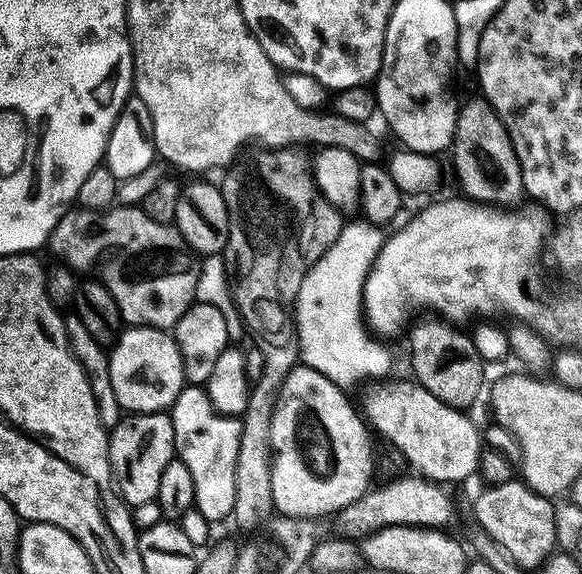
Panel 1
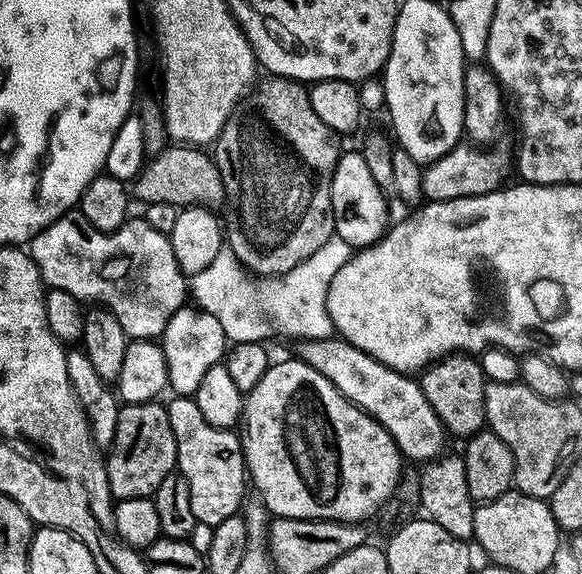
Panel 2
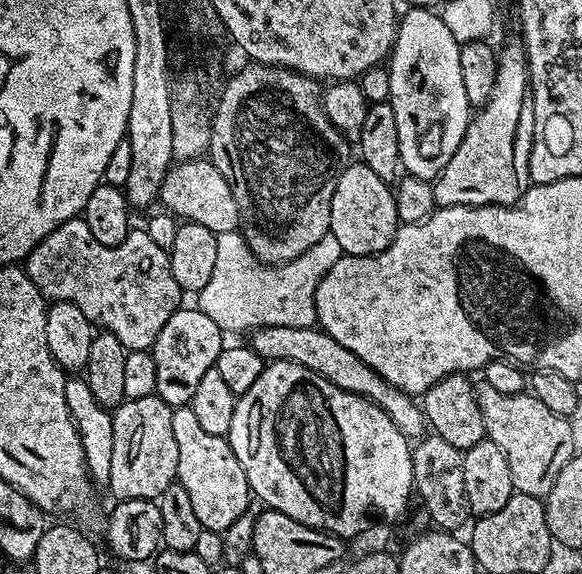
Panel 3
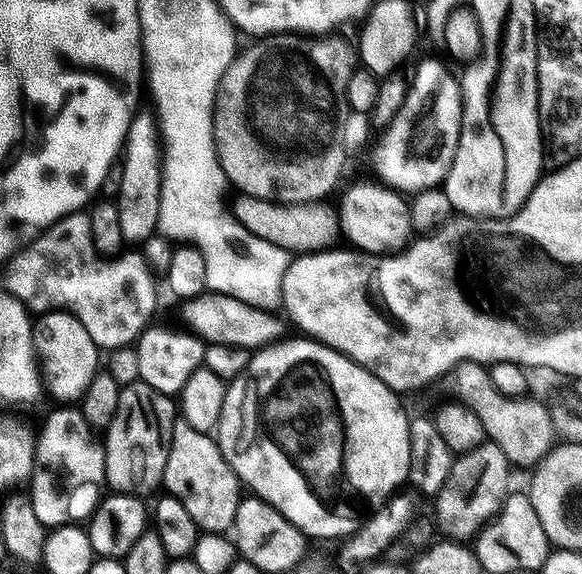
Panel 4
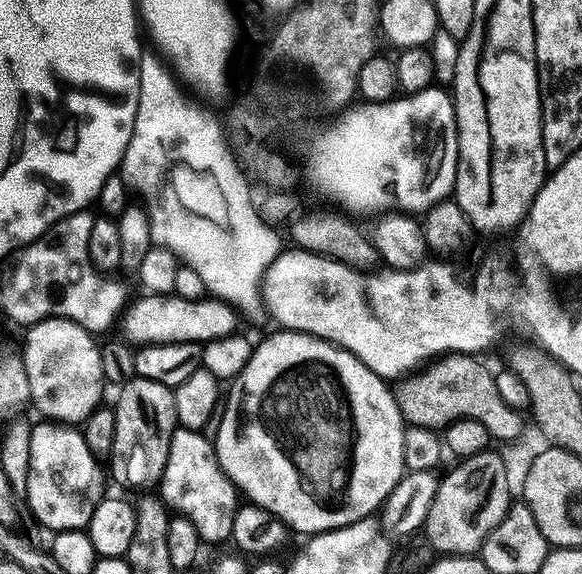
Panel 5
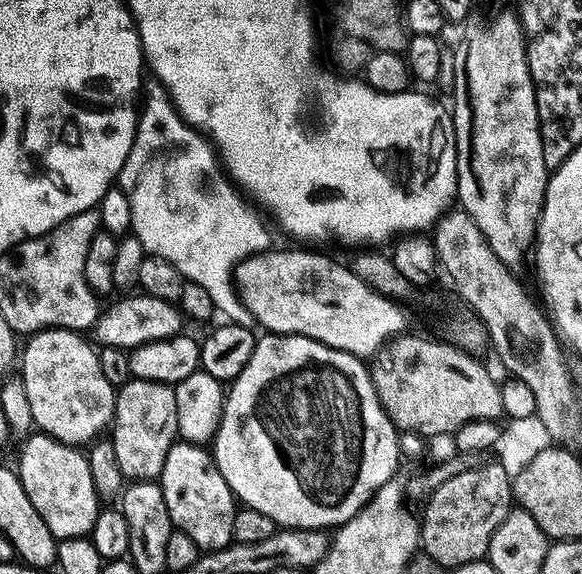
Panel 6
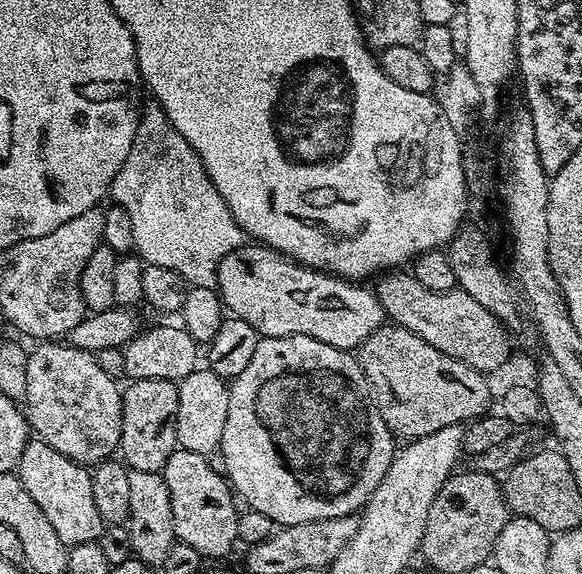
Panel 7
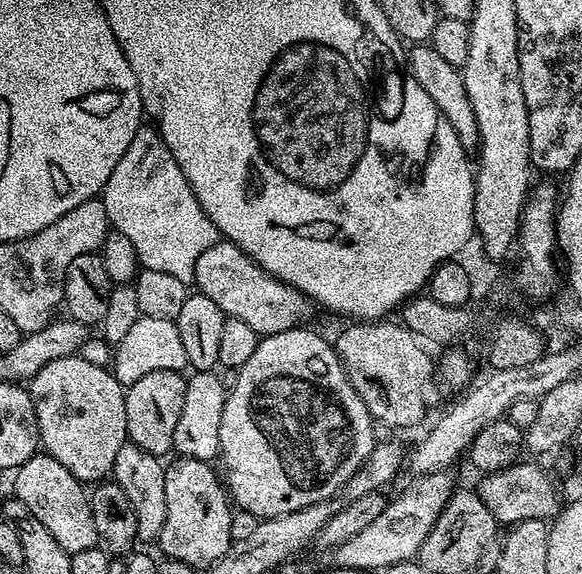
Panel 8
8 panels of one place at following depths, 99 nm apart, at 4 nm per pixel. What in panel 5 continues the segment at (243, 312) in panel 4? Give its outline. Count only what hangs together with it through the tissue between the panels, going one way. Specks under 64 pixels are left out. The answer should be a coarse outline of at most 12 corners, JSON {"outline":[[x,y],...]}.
{"outline":[[144,294],[123,317],[133,345],[198,344],[237,331],[217,298]]}

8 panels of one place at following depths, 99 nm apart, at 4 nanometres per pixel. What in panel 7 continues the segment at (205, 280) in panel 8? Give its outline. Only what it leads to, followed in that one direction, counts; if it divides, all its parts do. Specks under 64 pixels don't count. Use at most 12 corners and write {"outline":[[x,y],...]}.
{"outline":[[259,242],[215,289],[265,336],[359,349],[385,323],[375,291]]}

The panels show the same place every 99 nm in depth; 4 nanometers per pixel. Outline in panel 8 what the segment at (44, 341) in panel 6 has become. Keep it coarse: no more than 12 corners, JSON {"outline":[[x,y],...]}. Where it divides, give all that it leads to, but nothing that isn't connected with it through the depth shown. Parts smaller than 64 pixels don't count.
{"outline":[[77,354],[30,391],[43,451],[82,482],[128,440],[125,385]]}

